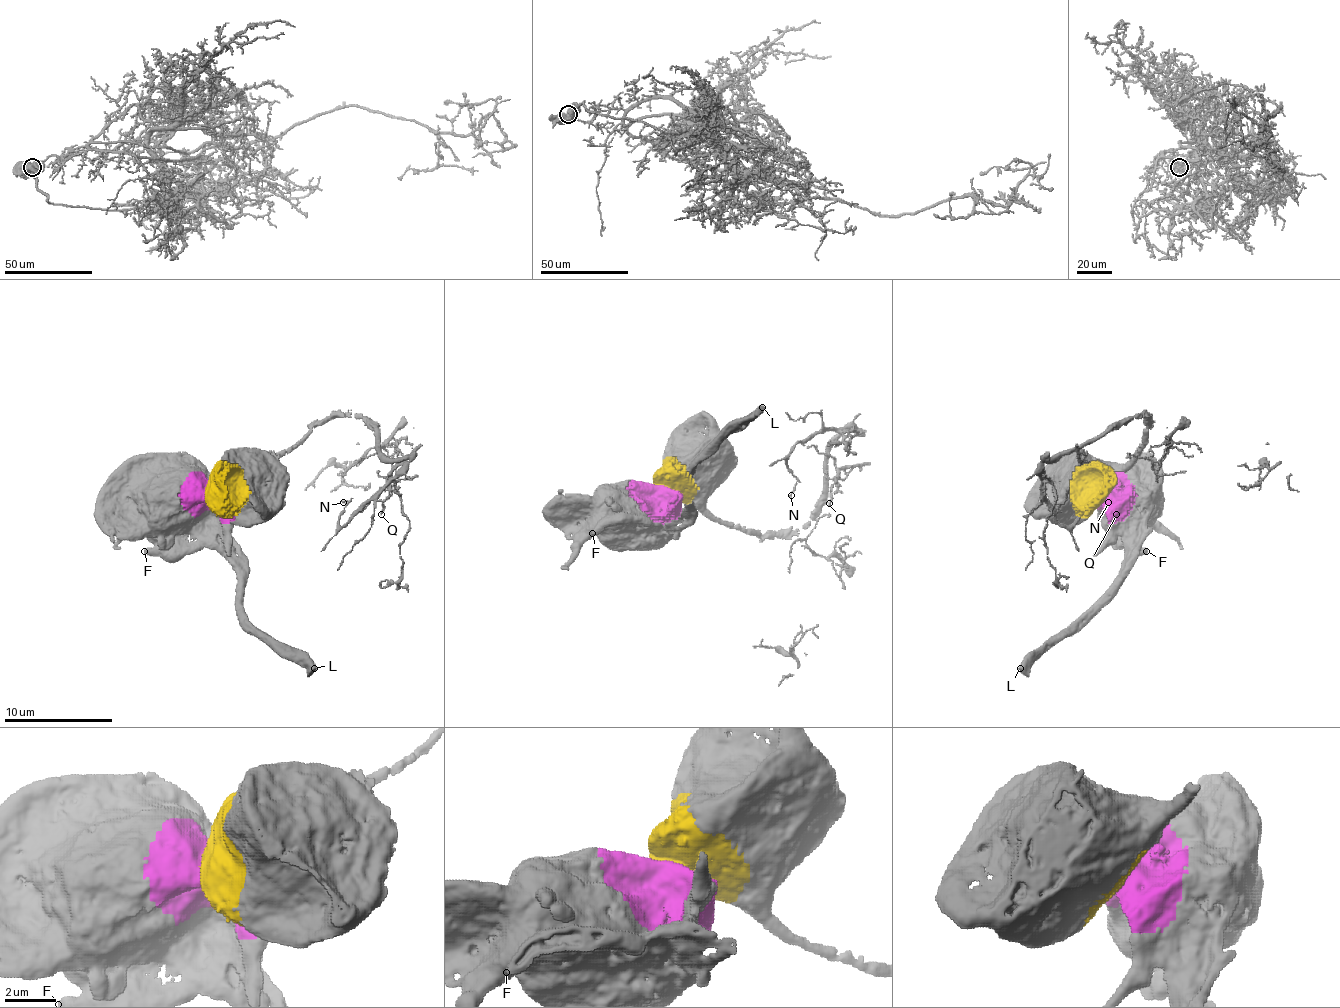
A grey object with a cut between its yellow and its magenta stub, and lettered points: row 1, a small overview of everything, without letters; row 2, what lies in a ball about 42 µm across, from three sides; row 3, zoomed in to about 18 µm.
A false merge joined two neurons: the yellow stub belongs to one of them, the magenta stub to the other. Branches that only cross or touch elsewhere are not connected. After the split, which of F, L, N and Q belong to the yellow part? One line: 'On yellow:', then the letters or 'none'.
On yellow: N, Q

